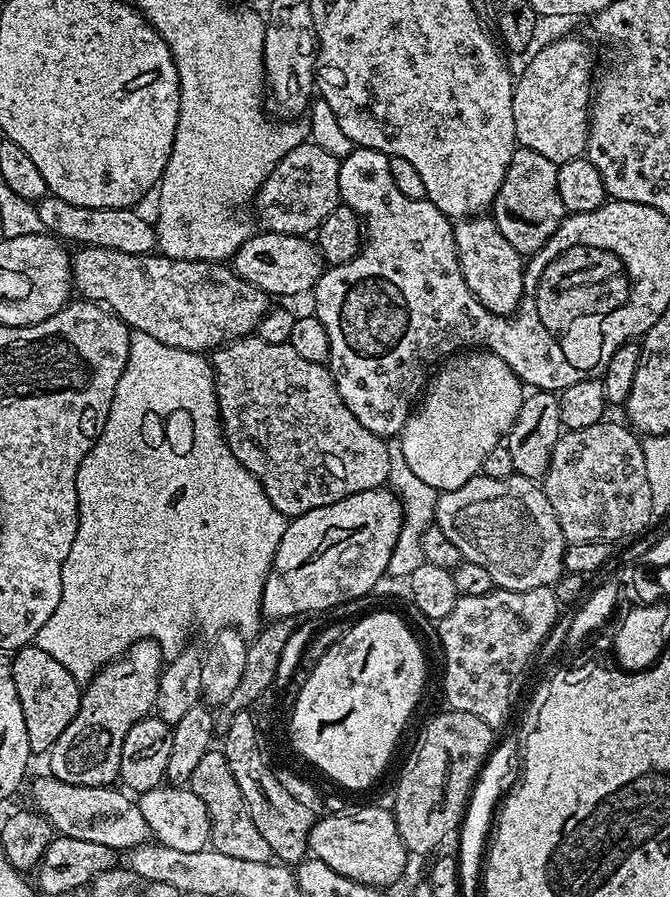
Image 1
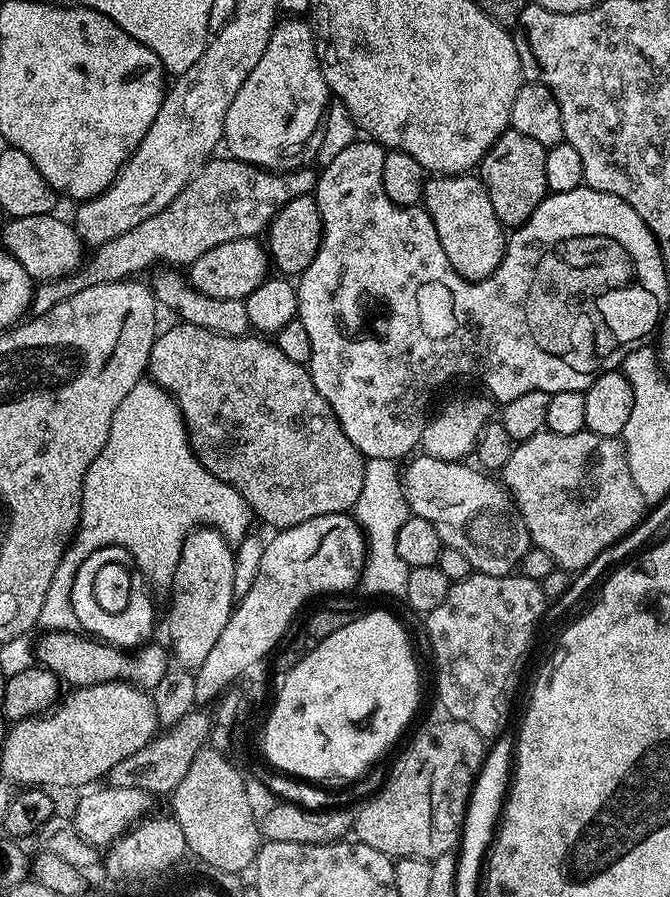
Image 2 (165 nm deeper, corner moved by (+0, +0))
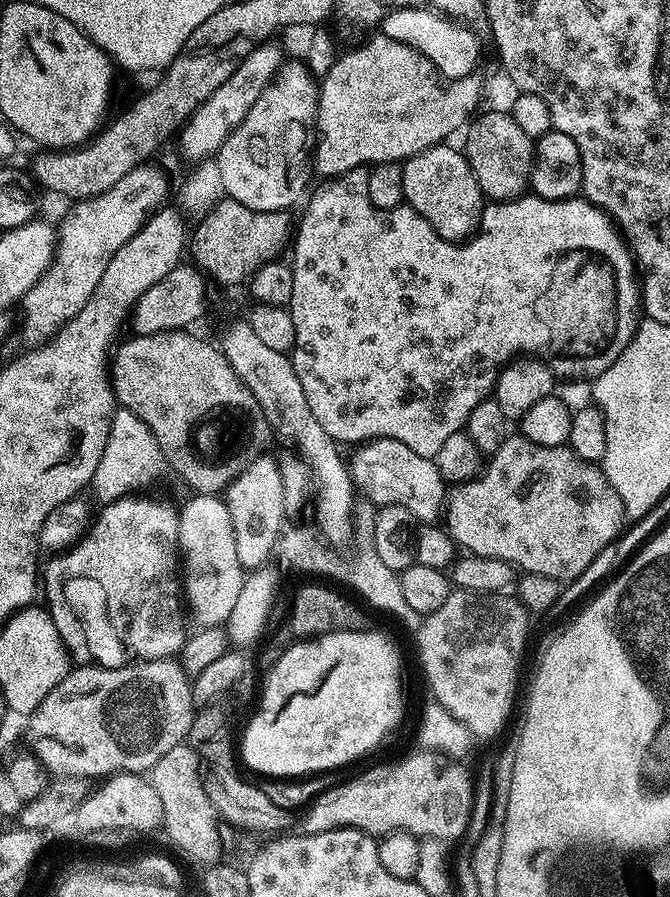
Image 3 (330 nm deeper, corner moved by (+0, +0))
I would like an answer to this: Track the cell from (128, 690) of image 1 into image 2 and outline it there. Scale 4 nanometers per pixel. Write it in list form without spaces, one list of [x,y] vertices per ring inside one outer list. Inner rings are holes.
[[[75,632],[43,633],[40,641],[35,641],[34,656],[43,667],[55,672],[61,681],[72,688],[85,688],[102,682],[124,681],[137,688],[151,690],[155,688],[167,672],[170,671],[170,656],[157,642],[149,642],[135,650],[123,650],[112,647],[87,634]],[[165,652],[165,653],[164,653]],[[169,660],[169,664],[168,664]]]

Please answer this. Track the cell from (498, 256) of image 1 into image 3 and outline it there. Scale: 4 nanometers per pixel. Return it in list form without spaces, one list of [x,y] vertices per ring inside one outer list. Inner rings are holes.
[[[448,142],[435,144],[433,148],[427,148],[425,152],[403,161],[404,204],[426,218],[426,222],[430,222],[432,229],[443,240],[464,242],[480,227],[480,214],[484,210],[486,197],[463,151],[459,147],[451,148],[450,145]]]

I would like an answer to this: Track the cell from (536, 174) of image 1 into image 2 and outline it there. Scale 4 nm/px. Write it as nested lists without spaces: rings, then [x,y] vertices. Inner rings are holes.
[[[509,127],[480,160],[478,175],[486,186],[486,194],[490,194],[494,214],[498,214],[501,224],[505,226],[525,224],[530,214],[534,214],[537,206],[544,201],[544,197],[549,195],[546,186],[547,153],[548,149],[542,142],[534,142],[534,138],[526,138],[526,134]]]

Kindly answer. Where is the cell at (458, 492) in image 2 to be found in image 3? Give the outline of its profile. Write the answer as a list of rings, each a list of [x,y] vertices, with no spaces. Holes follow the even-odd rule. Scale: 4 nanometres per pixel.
[[[369,440],[357,447],[356,452],[350,456],[350,471],[355,491],[360,492],[368,500],[373,500],[373,505],[383,506],[386,504],[397,504],[406,506],[410,514],[420,522],[436,522],[441,519],[442,509],[446,504],[446,483],[440,476],[435,459],[414,454],[410,446],[402,446],[397,440]]]

